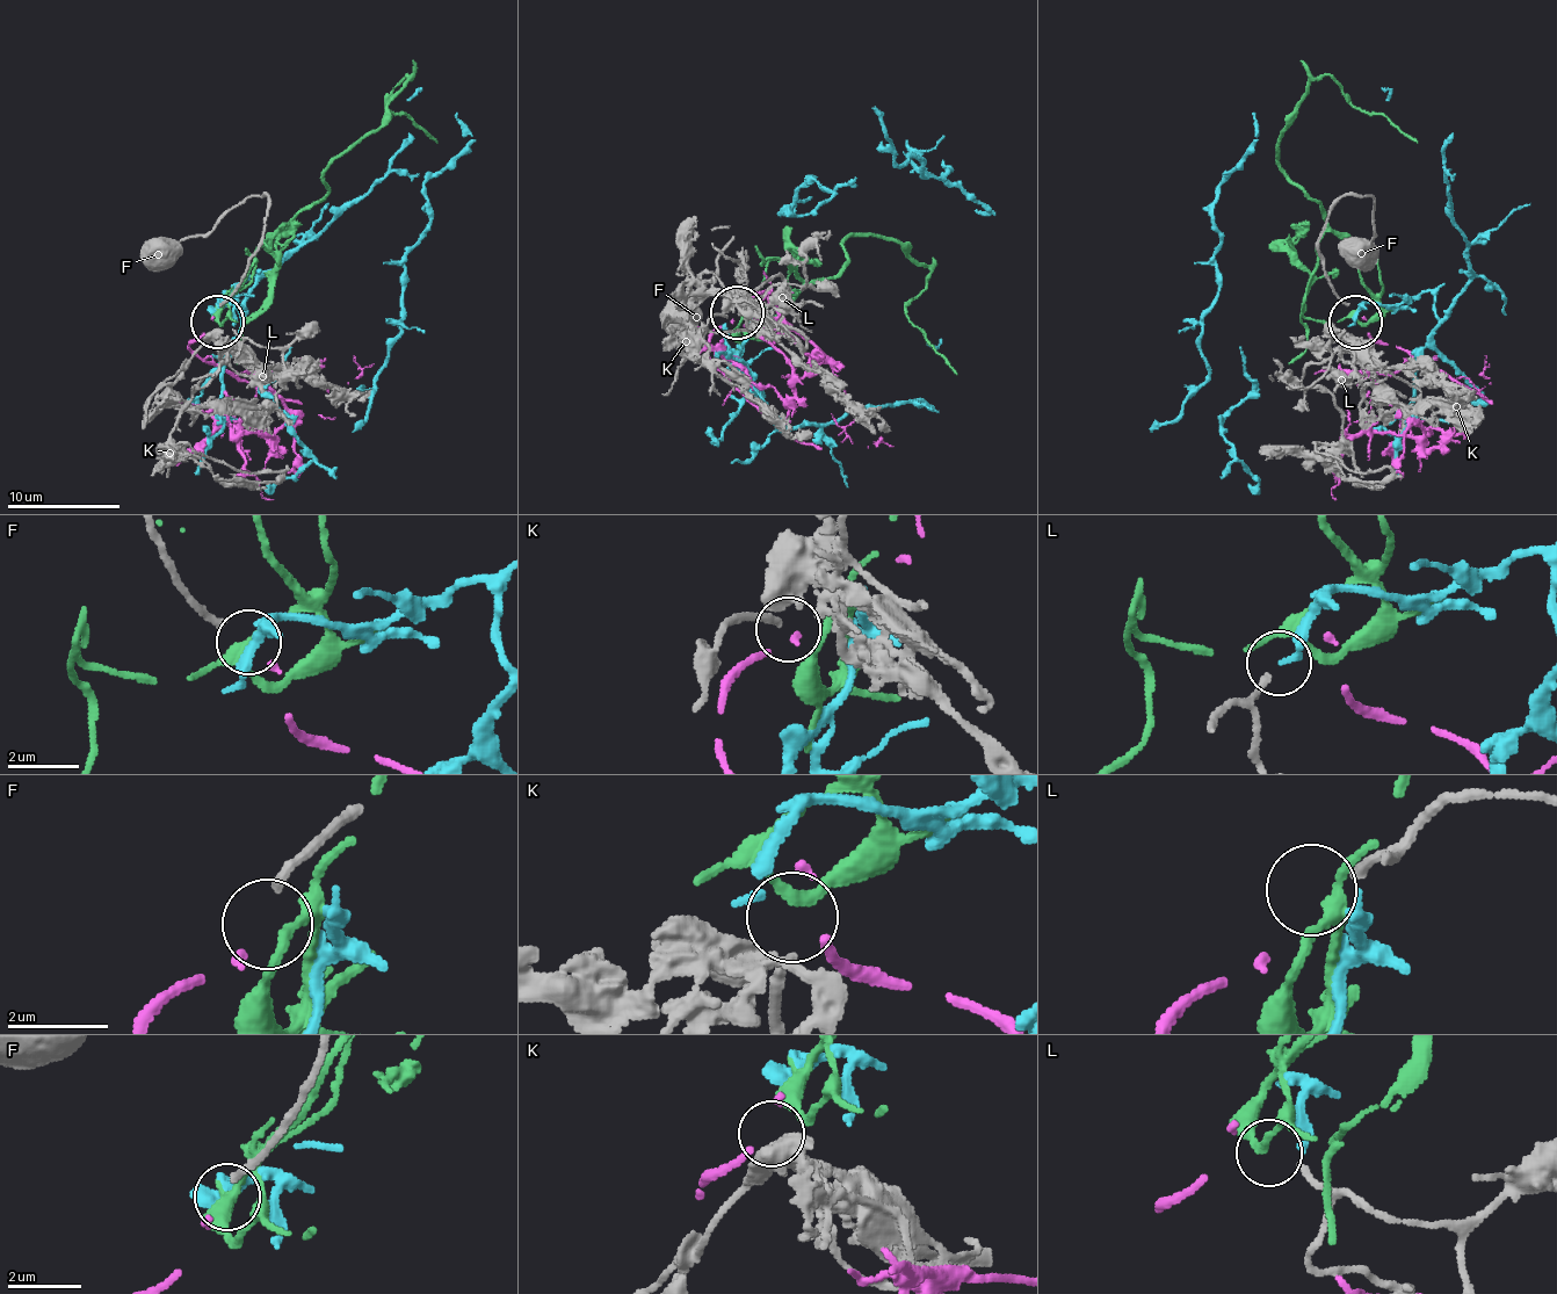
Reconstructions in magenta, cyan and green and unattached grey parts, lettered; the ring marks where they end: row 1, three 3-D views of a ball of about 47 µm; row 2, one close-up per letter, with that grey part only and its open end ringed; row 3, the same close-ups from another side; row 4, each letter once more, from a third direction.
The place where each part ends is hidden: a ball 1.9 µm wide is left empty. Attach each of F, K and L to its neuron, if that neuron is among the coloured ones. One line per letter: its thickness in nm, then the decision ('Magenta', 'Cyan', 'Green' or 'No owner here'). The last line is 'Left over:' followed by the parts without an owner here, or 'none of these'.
F: Thickness 180 nm. Magenta
K: Thickness 140 nm. Green
L: Thickness 180 nm. No owner here
Left over: L

